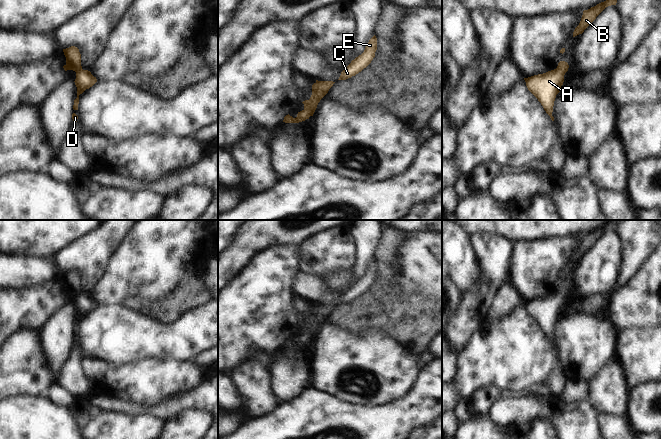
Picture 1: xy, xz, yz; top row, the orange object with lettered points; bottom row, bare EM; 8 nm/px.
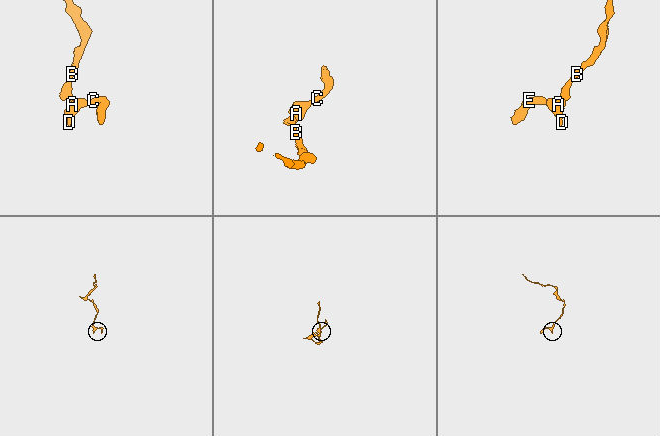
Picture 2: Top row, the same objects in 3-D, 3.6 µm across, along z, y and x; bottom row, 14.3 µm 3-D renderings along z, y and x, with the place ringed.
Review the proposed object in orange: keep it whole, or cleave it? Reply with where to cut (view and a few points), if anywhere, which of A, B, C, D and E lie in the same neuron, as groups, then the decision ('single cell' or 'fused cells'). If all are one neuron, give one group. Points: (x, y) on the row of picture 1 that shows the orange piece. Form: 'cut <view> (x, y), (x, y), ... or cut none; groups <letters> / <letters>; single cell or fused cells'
cut none; groups A B C D E; single cell

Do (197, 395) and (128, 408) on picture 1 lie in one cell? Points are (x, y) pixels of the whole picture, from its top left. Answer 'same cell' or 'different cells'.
same cell

